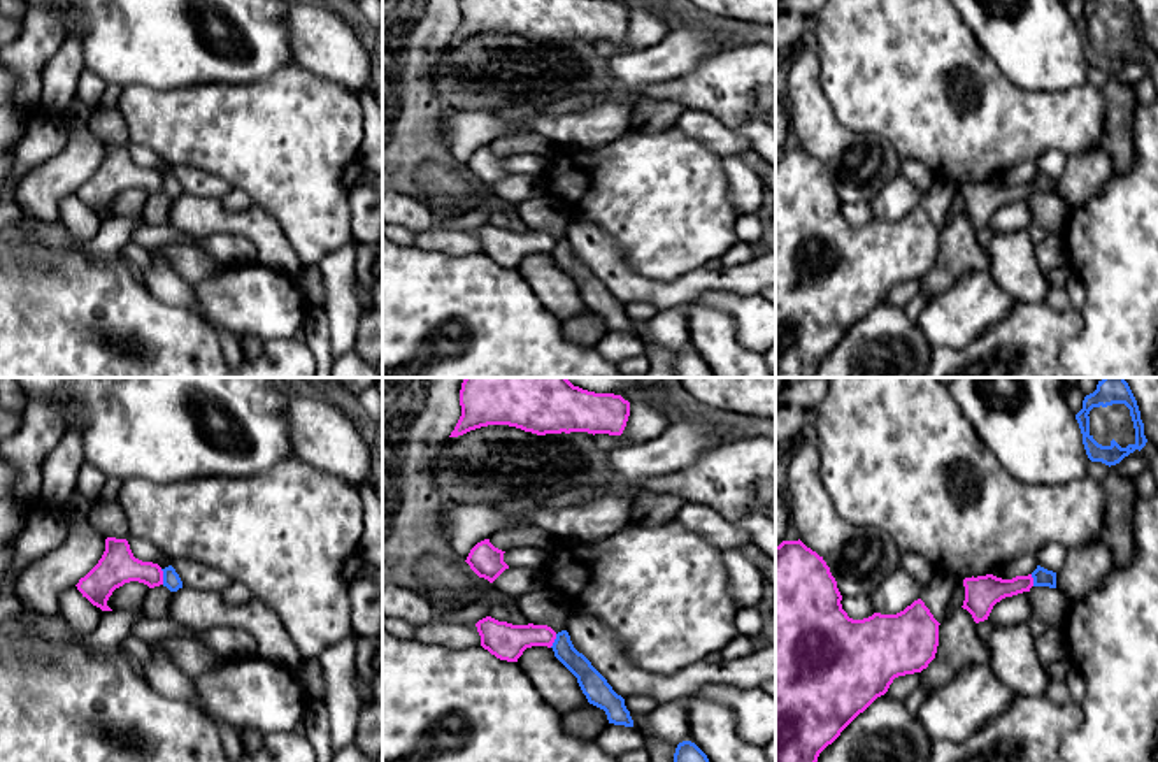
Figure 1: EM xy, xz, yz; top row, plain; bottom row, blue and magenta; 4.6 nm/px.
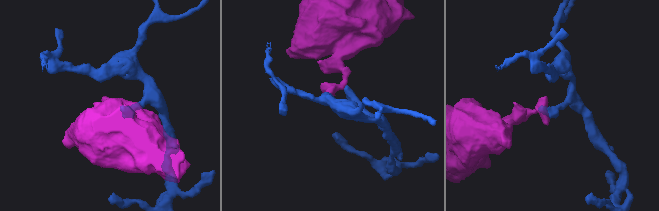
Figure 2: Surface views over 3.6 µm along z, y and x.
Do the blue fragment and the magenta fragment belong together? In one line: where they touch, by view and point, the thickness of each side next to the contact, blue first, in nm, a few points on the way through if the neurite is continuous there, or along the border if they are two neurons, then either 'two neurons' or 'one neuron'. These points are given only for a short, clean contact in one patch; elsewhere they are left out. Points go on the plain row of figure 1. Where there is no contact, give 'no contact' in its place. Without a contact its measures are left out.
xy (164, 183) | 80/170 nm | along xy (160, 176), (164, 190) | two neurons

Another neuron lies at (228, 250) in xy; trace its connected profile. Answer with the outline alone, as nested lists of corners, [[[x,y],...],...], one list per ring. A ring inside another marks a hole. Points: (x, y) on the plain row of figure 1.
[[[218,232],[198,239],[197,246],[204,248],[221,269],[232,269],[239,263],[254,263],[258,258],[254,244],[239,234]]]

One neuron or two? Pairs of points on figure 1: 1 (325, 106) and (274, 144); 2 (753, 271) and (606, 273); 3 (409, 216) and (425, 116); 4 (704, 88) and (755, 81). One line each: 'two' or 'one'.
1: one
2: one
3: two
4: one

